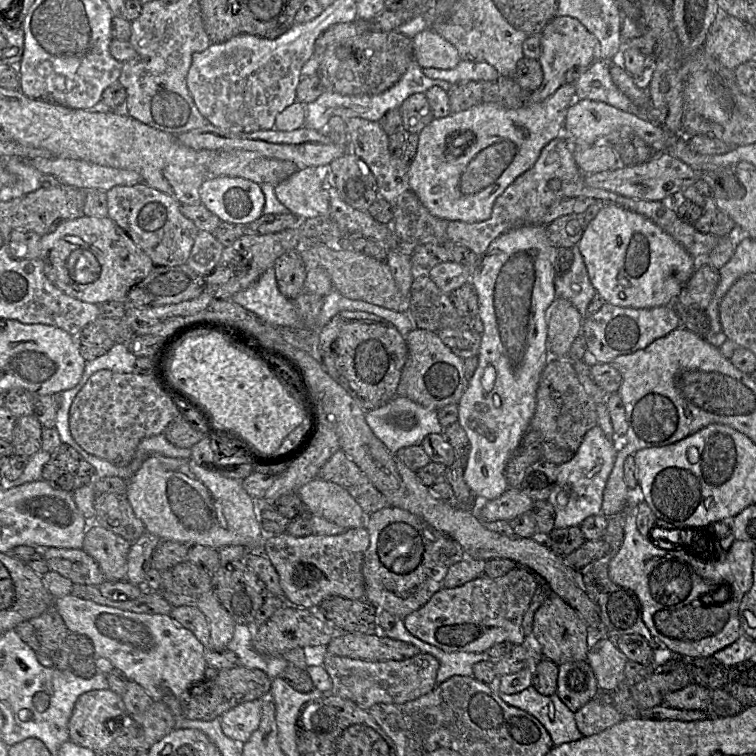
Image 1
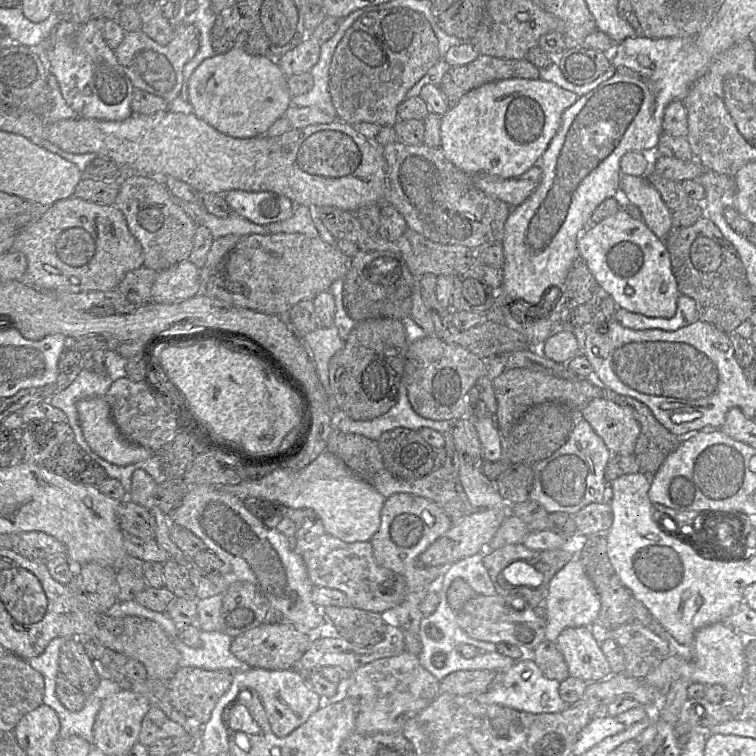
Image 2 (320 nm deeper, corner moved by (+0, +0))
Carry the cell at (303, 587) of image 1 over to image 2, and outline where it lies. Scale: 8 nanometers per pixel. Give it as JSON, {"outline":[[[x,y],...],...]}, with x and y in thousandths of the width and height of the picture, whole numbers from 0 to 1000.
{"outline":[[[430,705],[418,712],[389,713],[388,724],[399,738],[413,774],[450,780],[464,796],[463,803],[515,816],[516,808],[537,791],[536,765],[497,745],[491,716],[459,718]]]}

